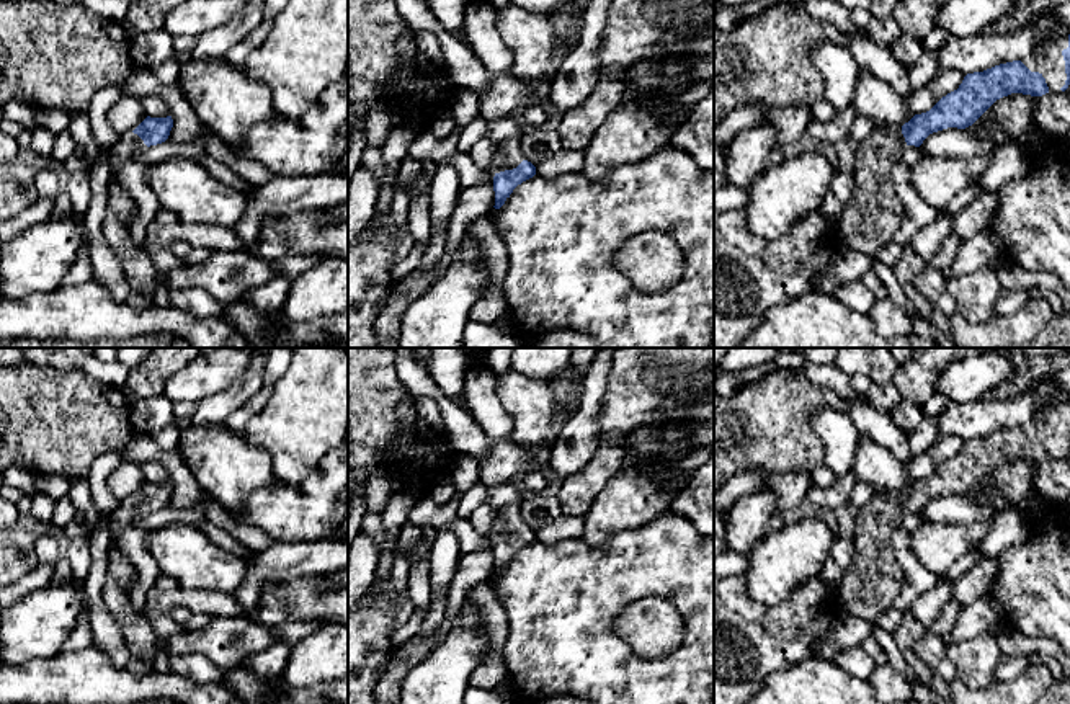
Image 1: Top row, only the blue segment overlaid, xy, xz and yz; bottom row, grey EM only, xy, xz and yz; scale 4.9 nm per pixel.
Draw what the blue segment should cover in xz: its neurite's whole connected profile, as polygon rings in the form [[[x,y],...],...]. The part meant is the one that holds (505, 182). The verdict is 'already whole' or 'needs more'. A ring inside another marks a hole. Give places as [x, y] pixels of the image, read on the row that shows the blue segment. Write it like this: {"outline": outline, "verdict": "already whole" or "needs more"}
{"outline": [[[510,137],[497,144],[492,162],[495,209],[500,209],[513,189],[536,175],[536,167],[523,155],[519,137]]], "verdict": "needs more"}

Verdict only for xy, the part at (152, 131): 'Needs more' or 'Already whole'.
Needs more

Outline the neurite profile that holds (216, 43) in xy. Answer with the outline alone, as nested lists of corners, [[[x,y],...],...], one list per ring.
[[[247,0],[230,21],[198,36],[189,59],[207,60],[225,57],[230,47],[245,39],[265,20],[263,2]]]

